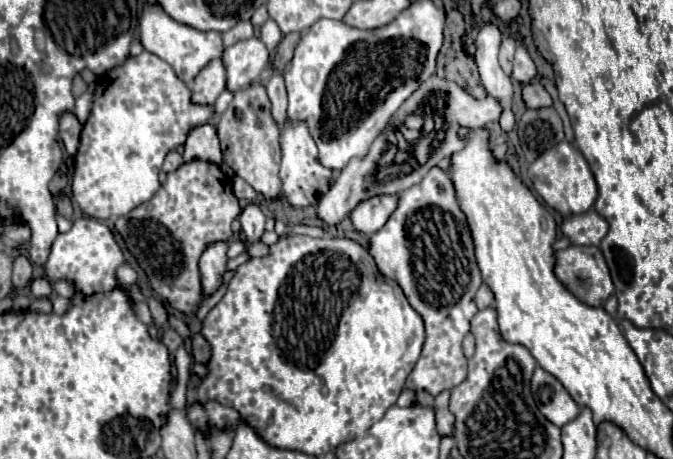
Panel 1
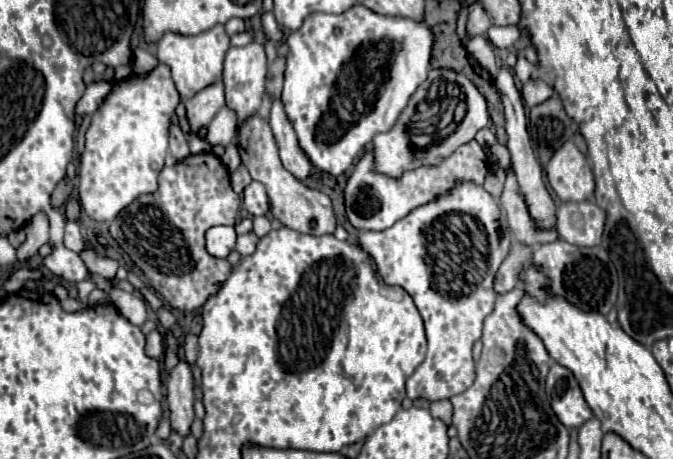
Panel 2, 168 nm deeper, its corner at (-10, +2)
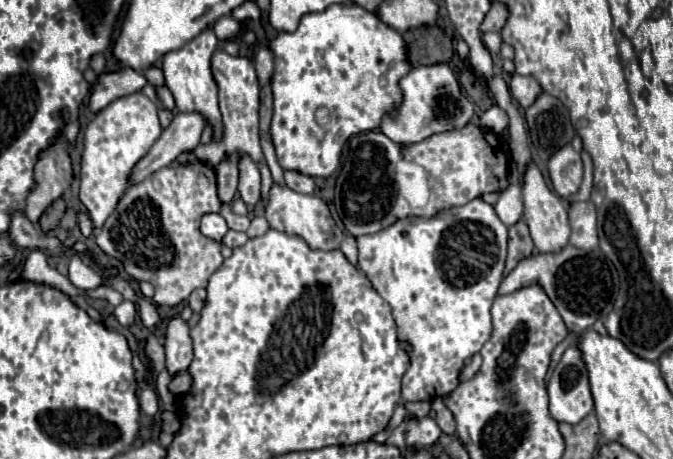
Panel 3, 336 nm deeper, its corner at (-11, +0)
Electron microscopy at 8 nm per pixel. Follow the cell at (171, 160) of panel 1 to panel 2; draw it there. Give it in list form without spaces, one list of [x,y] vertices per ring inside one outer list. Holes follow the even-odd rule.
[[[170,123],[170,129],[168,129],[168,143],[170,143],[170,155],[174,155],[178,161],[182,161],[184,157],[190,155],[186,135],[184,135],[182,129],[178,127],[178,123]]]

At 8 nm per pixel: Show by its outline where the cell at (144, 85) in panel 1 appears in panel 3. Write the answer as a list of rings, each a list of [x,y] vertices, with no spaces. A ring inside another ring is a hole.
[[[133,93],[113,101],[87,125],[83,133],[79,199],[87,207],[95,227],[101,227],[115,211],[119,199],[131,187],[131,173],[135,165],[149,153],[161,131],[163,129],[157,117],[157,105],[143,93]]]

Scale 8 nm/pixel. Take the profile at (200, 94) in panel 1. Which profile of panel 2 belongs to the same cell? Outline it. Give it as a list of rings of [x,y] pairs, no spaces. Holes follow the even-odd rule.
[[[222,81],[208,85],[200,93],[196,93],[192,99],[188,99],[184,105],[186,105],[186,119],[190,123],[190,131],[194,135],[198,135],[198,131],[212,121],[212,117],[218,113],[218,109],[224,107]]]

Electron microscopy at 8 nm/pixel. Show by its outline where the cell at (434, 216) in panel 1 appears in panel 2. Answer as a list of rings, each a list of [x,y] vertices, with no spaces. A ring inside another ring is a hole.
[[[462,181],[444,197],[410,211],[392,227],[380,233],[362,231],[358,235],[358,245],[374,259],[378,275],[386,285],[400,285],[408,291],[424,319],[428,353],[416,371],[406,379],[406,395],[410,399],[422,397],[428,401],[440,401],[468,389],[476,375],[472,345],[482,337],[482,323],[494,309],[494,275],[510,249],[510,231],[502,219],[502,209],[496,199],[482,187]]]

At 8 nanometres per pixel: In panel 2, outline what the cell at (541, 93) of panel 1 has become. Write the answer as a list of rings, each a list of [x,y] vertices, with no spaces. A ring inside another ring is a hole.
[[[530,79],[528,83],[522,85],[522,99],[528,107],[534,107],[534,105],[540,105],[544,103],[546,99],[550,99],[554,95],[554,89],[542,81],[542,79]]]

